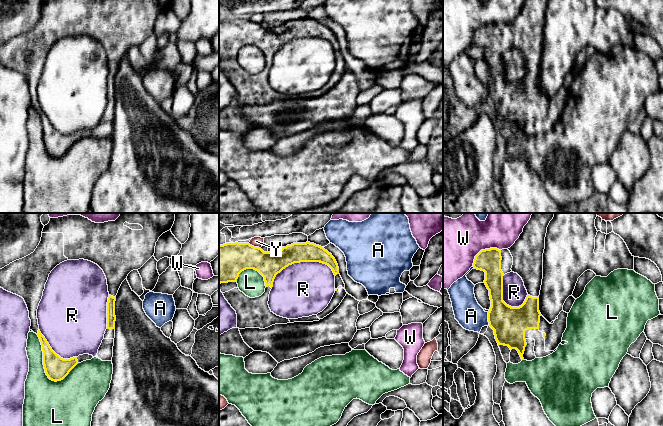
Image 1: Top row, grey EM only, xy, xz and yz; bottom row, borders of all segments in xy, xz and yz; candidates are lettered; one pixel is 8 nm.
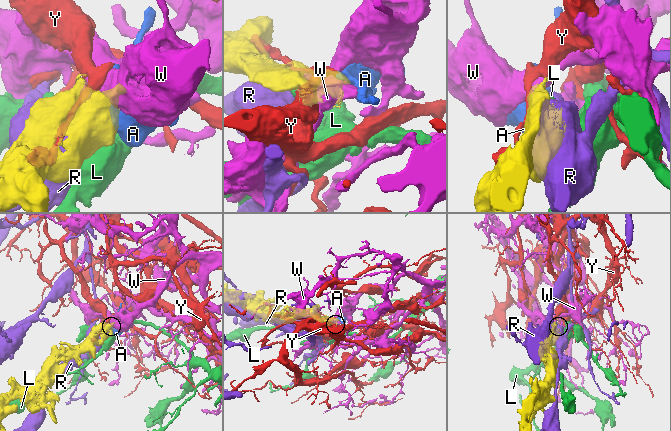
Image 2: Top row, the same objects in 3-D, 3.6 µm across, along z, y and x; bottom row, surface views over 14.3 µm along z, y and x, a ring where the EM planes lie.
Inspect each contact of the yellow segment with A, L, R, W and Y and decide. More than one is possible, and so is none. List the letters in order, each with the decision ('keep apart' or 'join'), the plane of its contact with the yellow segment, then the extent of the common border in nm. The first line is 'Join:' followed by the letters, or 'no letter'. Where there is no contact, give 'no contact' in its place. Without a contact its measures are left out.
Join: no letter
A: keep apart | yz | 110 nm
L: keep apart | xy | 440 nm
R: keep apart | xz | 550 nm
W: keep apart | yz | 260 nm
Y: keep apart | xz | 110 nm

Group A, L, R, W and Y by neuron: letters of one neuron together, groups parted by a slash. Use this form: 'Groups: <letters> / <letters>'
Groups: A Y / L / R / W

